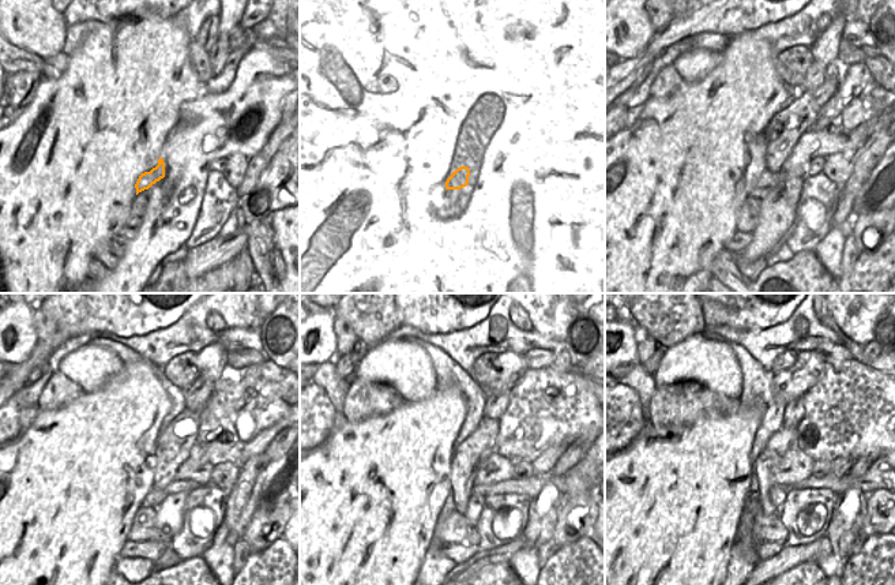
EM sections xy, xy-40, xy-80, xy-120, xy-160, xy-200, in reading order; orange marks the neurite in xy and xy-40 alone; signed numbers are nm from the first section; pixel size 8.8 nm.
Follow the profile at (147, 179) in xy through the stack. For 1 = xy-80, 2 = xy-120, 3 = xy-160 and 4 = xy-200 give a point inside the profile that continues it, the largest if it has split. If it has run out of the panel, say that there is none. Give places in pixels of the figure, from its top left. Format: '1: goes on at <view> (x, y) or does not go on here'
1: goes on at xy-80 (766, 180)
2: goes on at xy-120 (176, 486)
3: goes on at xy-160 (530, 487)
4: goes on at xy-200 (882, 475)

